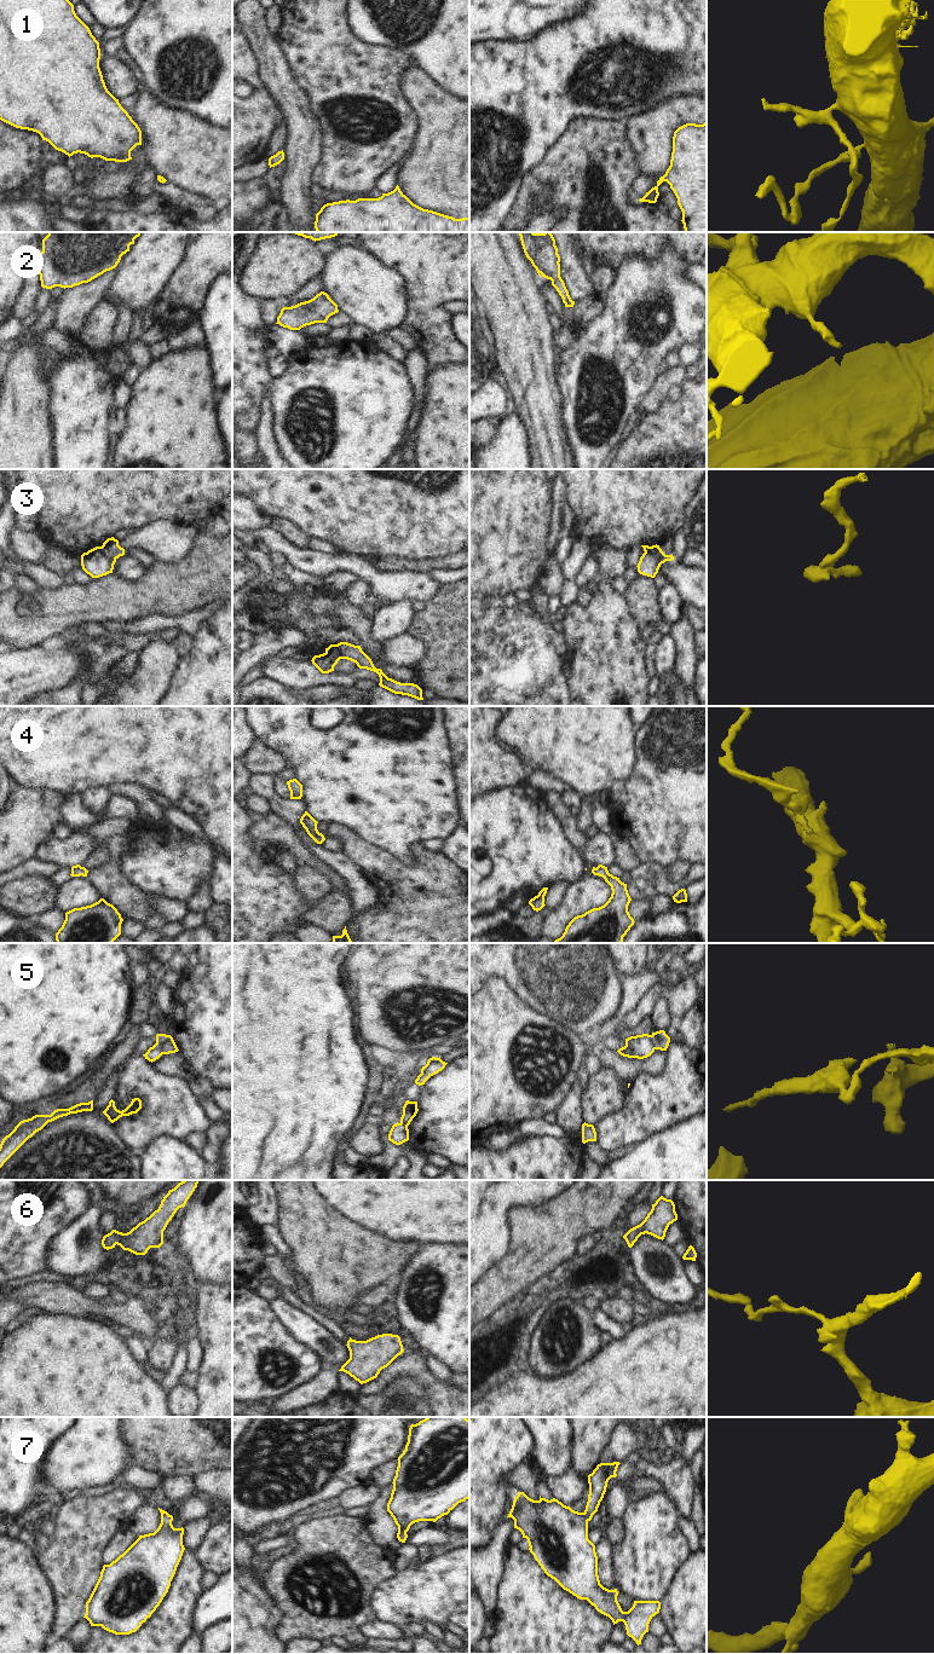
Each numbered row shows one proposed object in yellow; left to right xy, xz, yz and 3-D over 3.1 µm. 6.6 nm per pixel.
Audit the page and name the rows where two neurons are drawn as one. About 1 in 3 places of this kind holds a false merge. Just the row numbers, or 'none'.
3, 5

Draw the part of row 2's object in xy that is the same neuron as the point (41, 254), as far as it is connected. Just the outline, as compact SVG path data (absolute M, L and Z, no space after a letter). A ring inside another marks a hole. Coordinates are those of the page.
M48 232L38 272L41 287L73 288L117 266L142 232Z

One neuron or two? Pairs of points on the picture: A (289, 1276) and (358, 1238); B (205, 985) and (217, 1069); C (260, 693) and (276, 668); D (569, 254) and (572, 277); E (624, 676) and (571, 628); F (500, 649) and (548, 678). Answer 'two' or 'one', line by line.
A: two
B: one
C: two
D: one
E: one
F: one

